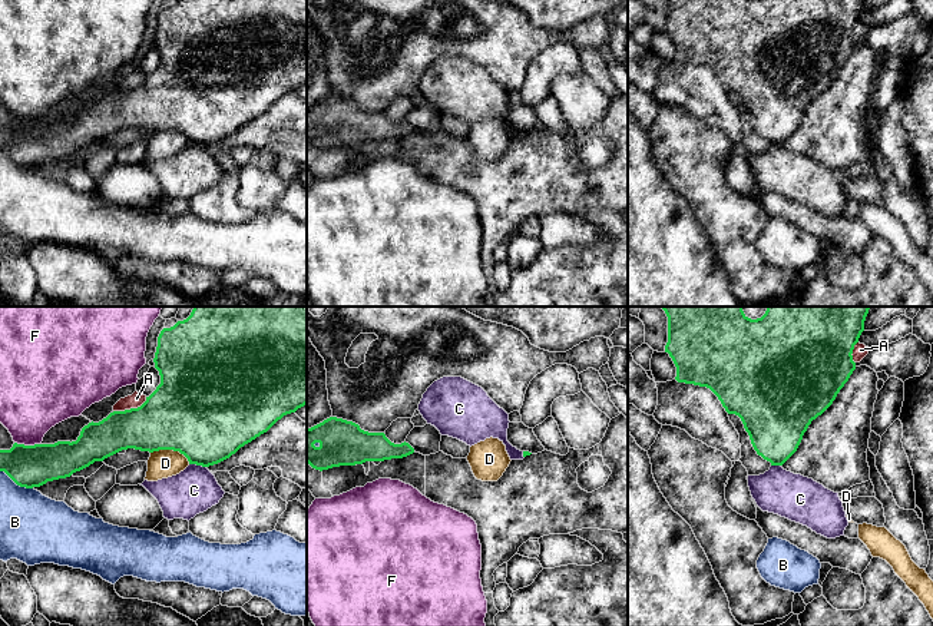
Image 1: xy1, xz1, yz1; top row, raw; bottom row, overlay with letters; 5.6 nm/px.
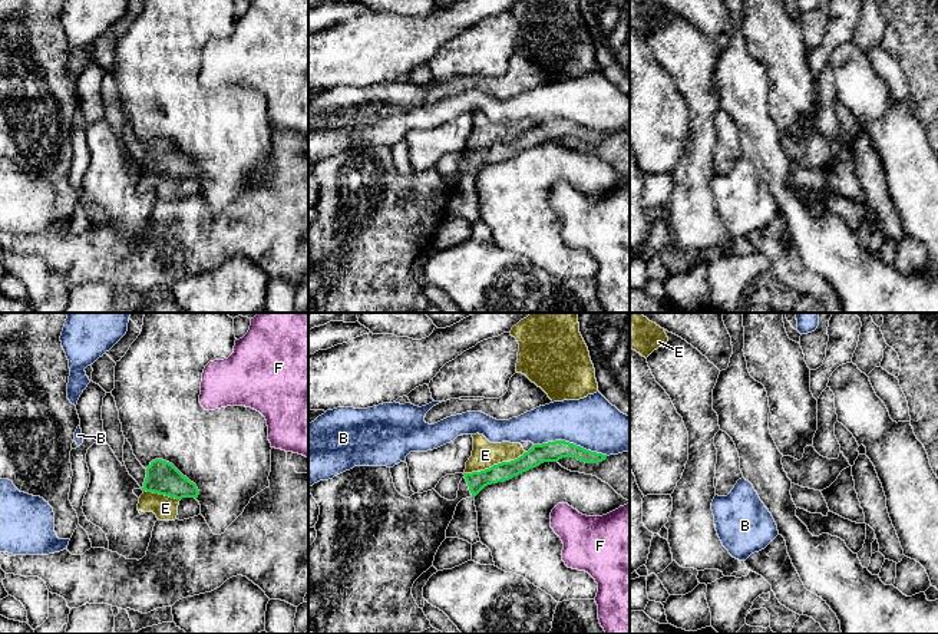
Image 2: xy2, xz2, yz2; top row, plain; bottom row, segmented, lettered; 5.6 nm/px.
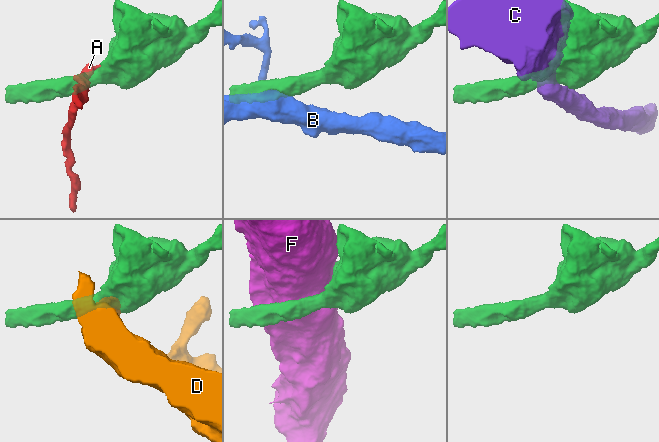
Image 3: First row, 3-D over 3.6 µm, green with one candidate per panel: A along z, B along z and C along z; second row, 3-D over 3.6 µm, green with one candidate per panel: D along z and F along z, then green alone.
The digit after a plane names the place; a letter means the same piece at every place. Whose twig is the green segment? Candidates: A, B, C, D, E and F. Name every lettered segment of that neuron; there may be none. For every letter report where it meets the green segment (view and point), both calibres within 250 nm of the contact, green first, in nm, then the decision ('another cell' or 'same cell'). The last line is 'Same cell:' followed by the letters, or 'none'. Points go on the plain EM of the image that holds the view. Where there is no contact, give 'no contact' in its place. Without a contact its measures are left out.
A: xy1 (131, 88) | 360/80 nm | another cell
B: xz2 (571, 122) | 110/300 nm | another cell
C: xy1 (198, 143) | 460/260 nm | another cell
D: xy1 (171, 128) | 480/160 nm | another cell
E: xz2 (495, 144) | 110/150 nm | another cell
F: xy1 (27, 125) | 240/360 nm | another cell
Same cell: none

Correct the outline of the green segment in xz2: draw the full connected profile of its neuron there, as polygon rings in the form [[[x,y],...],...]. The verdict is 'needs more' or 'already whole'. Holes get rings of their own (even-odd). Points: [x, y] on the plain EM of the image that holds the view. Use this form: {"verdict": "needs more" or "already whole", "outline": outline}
{"verdict": "needs more", "outline": [[[565,119],[534,123],[515,139],[463,152],[455,179],[442,176],[435,168],[402,175],[387,145],[354,145],[310,165],[320,194],[314,205],[317,217],[308,224],[308,313],[412,313],[430,307],[430,300],[412,274],[412,265],[433,244],[458,182],[475,176],[488,164],[562,136],[598,142],[607,133]]]}

